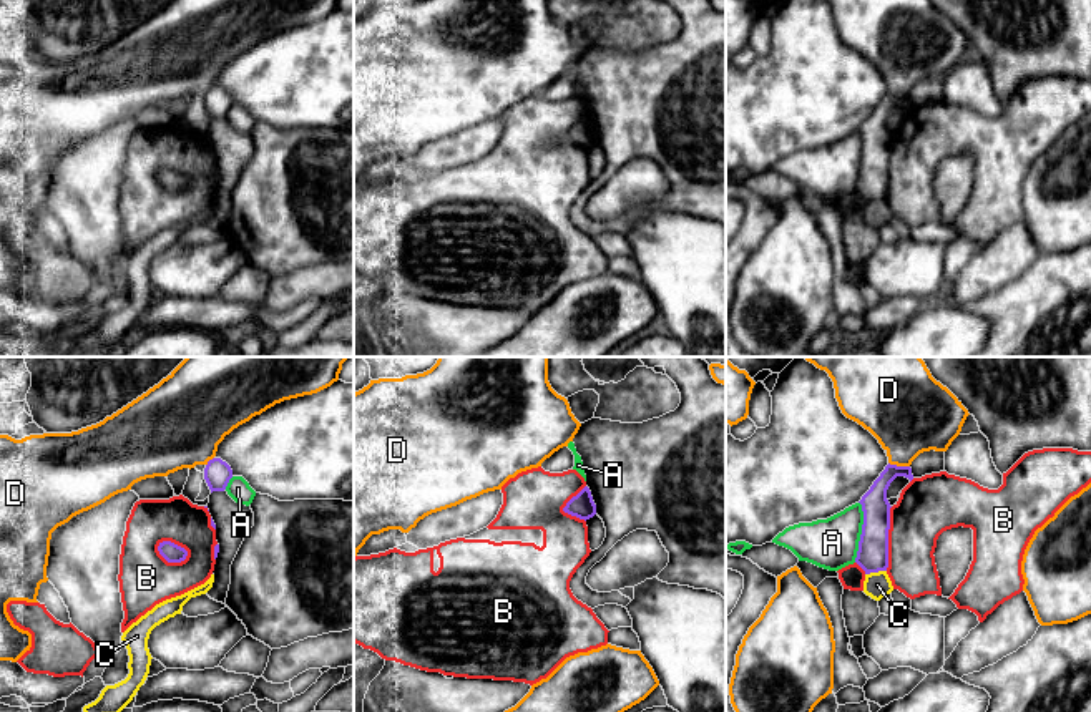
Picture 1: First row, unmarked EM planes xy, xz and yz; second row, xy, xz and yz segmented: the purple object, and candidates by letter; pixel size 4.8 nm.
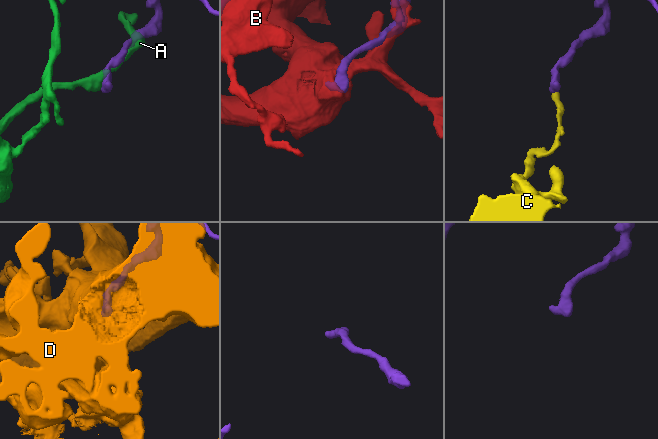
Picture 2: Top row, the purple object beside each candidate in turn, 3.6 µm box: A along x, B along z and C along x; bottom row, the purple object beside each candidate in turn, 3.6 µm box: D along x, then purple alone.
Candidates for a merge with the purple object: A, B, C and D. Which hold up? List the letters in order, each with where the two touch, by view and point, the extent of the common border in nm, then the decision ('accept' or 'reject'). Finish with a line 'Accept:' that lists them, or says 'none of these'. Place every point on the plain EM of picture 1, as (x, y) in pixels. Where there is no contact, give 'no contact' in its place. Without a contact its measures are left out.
A: yz (862, 160) | 300 nm | reject
B: xy (173, 171) | 170 nm | reject
C: yz (875, 199) | 110 nm | reject
D: yz (899, 95) | 110 nm | reject
Accept: none of these

